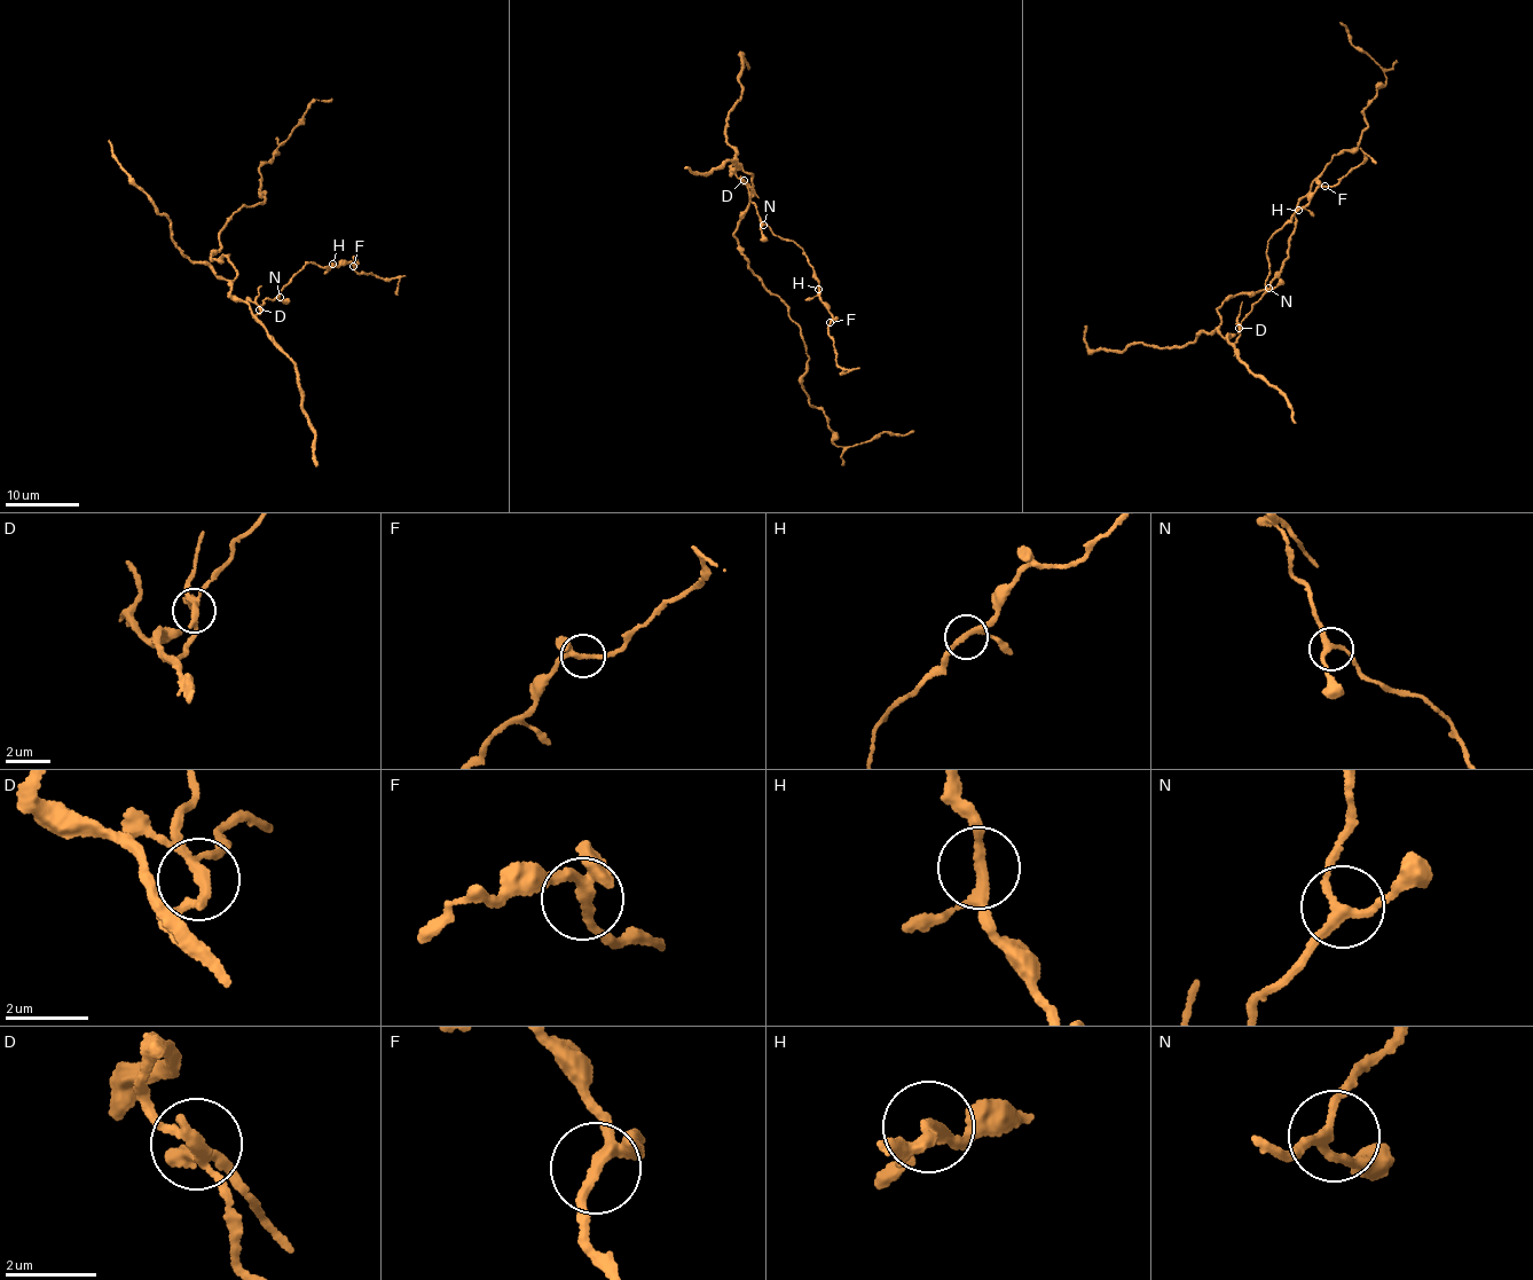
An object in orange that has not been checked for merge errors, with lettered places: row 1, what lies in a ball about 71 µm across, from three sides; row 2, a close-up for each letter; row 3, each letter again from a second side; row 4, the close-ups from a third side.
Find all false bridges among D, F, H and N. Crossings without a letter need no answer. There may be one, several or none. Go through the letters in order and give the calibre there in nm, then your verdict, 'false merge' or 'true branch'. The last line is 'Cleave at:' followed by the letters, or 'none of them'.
D: 200 nm | false merge
F: 220 nm | true branch
H: 200 nm | true branch
N: 190 nm | true branch
Cleave at: D

